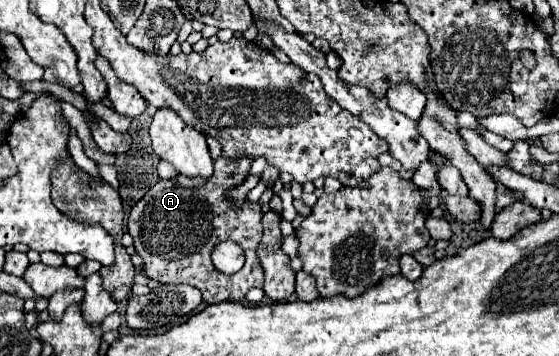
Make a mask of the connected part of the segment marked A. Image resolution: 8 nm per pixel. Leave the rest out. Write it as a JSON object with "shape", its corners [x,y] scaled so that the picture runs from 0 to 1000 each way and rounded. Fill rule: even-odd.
{"shape":[[[390,447],[383,458],[383,492],[376,503],[329,497],[283,508],[240,581],[229,615],[229,654],[240,666],[240,699],[258,728],[258,767],[265,784],[286,795],[329,795],[361,817],[369,851],[397,846],[436,846],[451,806],[469,806],[472,772],[462,739],[458,694],[469,671],[469,598],[462,570],[444,570],[419,581],[401,537],[429,520],[447,475],[447,447],[404,452]],[[397,677],[419,677],[433,694],[440,716],[436,750],[419,772],[394,767],[376,711]]]}

